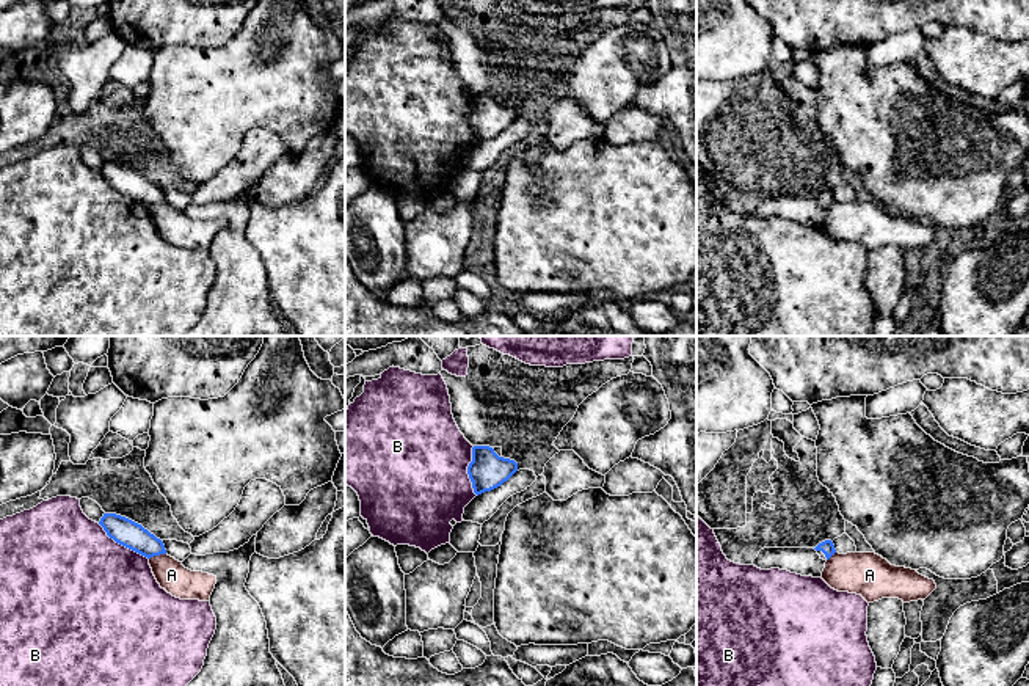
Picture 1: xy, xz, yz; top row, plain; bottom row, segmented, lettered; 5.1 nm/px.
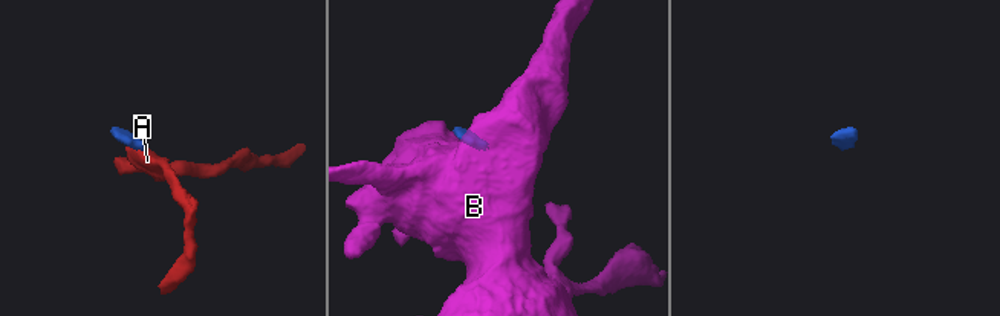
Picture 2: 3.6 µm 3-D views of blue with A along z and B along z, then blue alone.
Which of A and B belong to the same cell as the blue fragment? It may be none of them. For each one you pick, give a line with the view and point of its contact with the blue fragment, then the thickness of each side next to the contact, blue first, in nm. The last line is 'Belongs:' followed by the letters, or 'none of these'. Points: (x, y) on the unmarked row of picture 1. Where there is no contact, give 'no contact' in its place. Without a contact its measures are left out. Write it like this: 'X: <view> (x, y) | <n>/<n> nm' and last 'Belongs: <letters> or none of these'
Belongs: none of these

